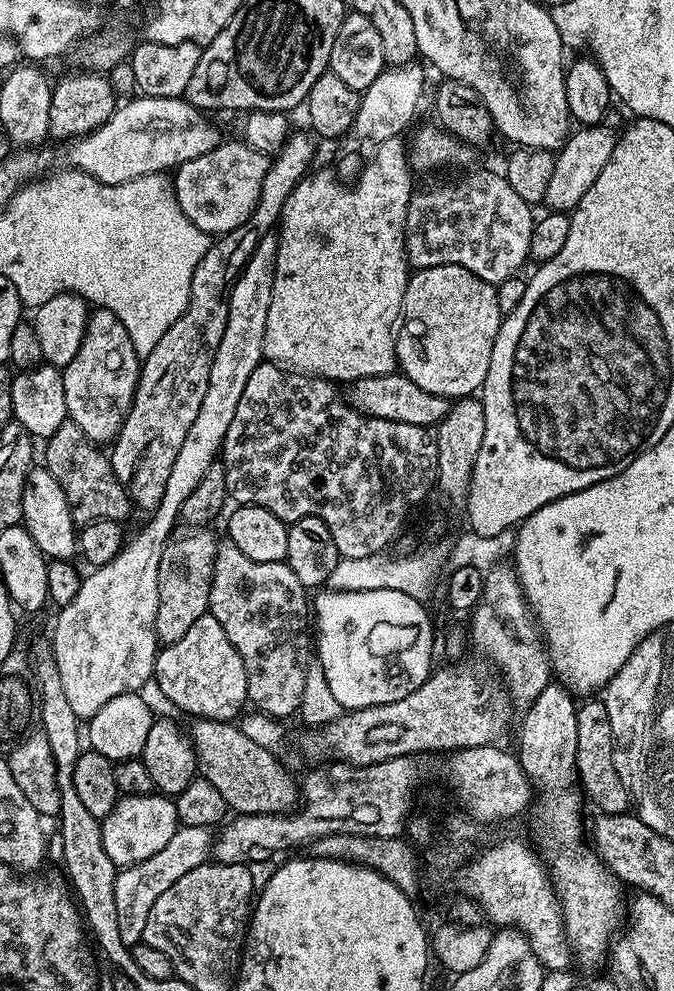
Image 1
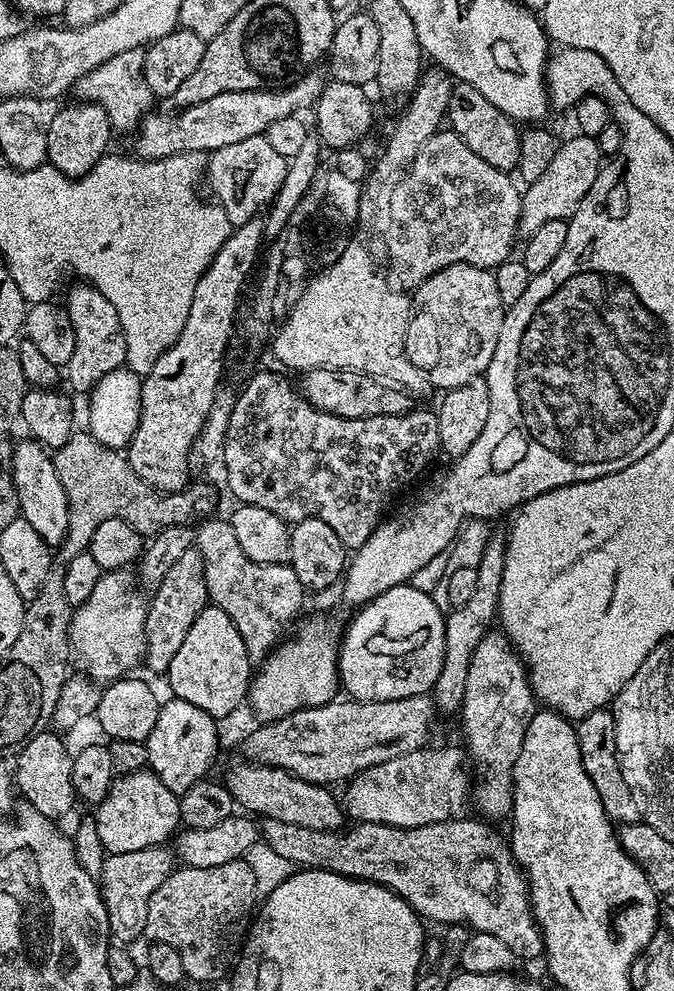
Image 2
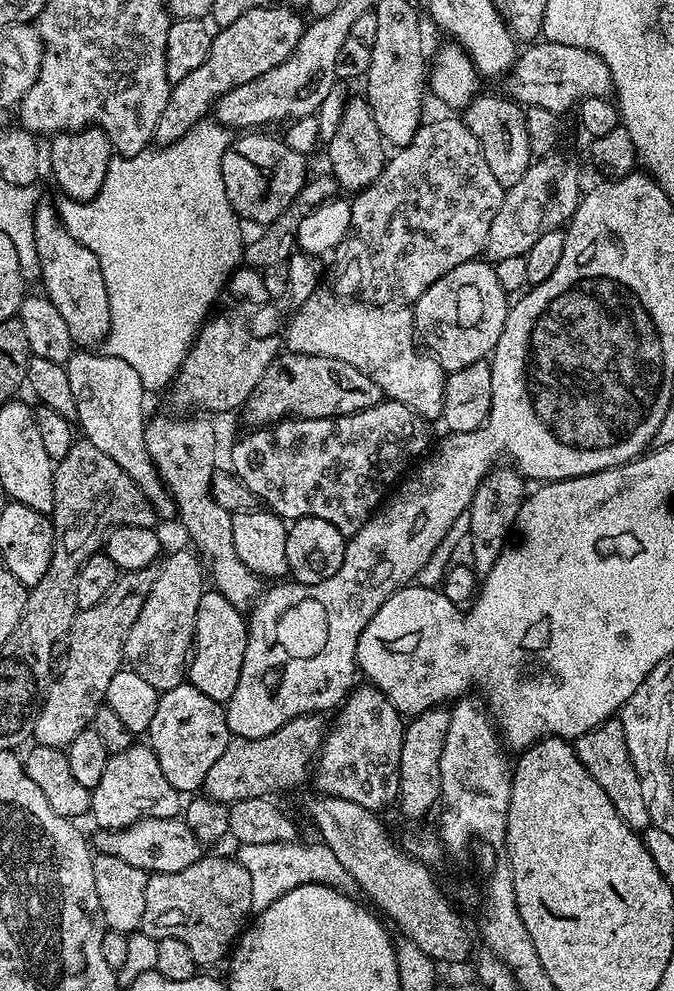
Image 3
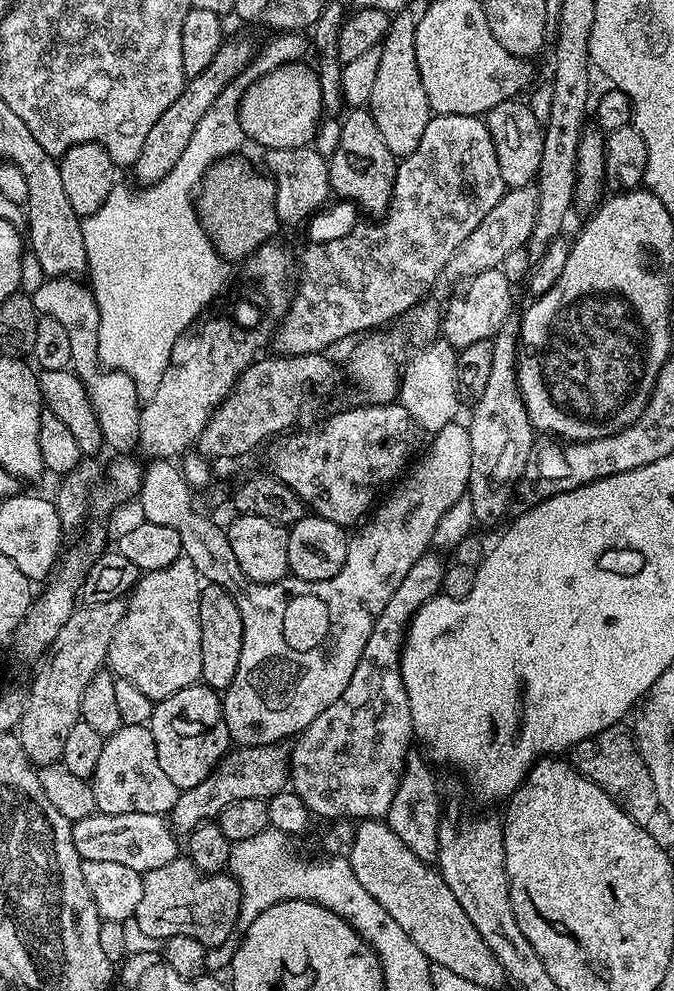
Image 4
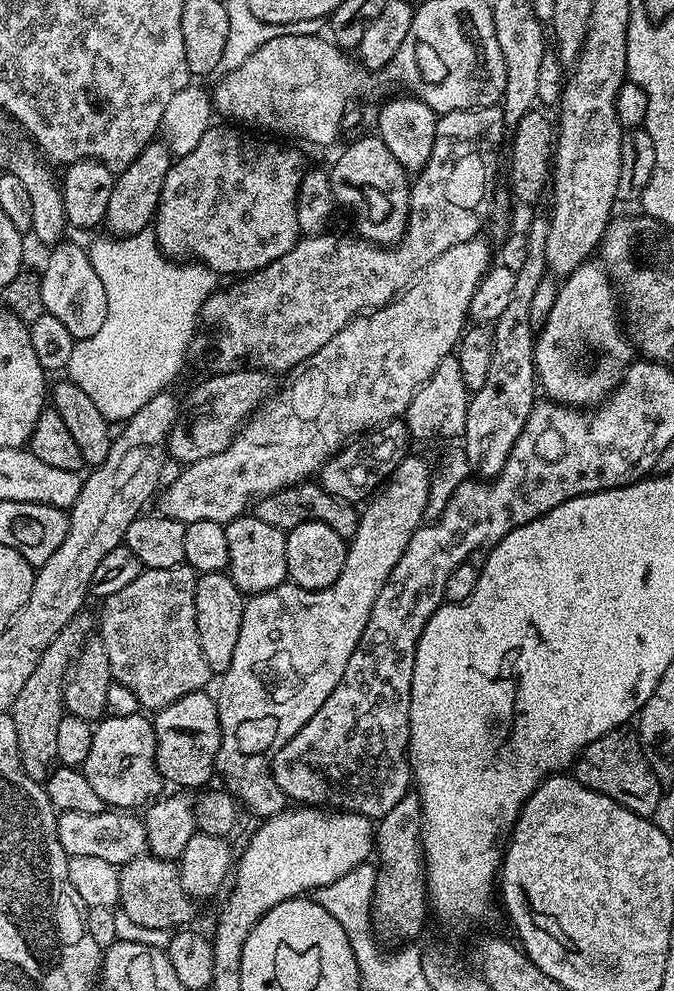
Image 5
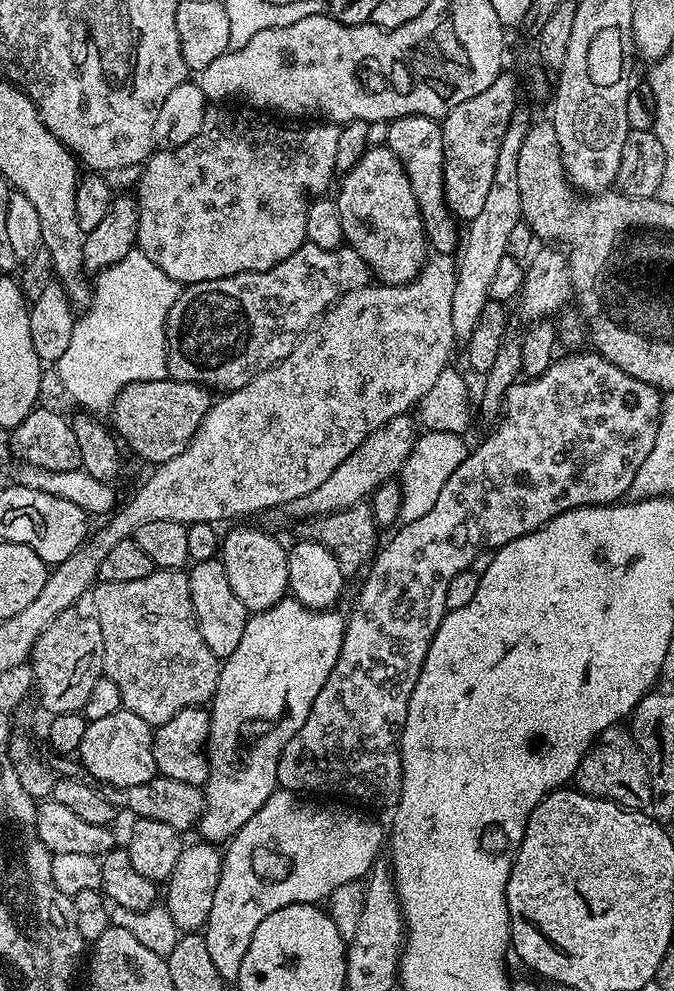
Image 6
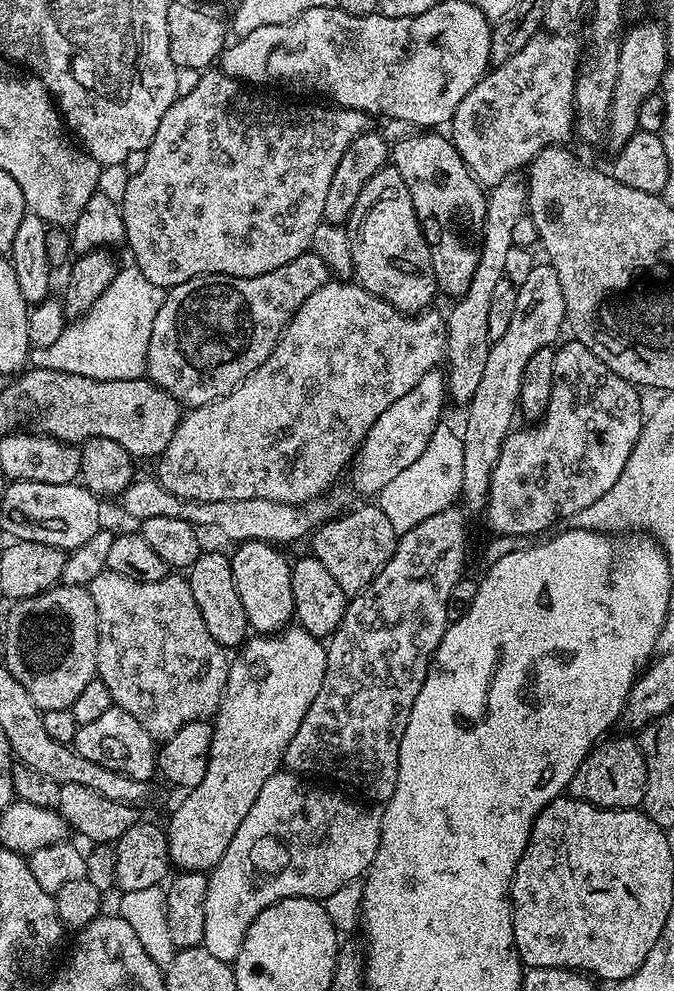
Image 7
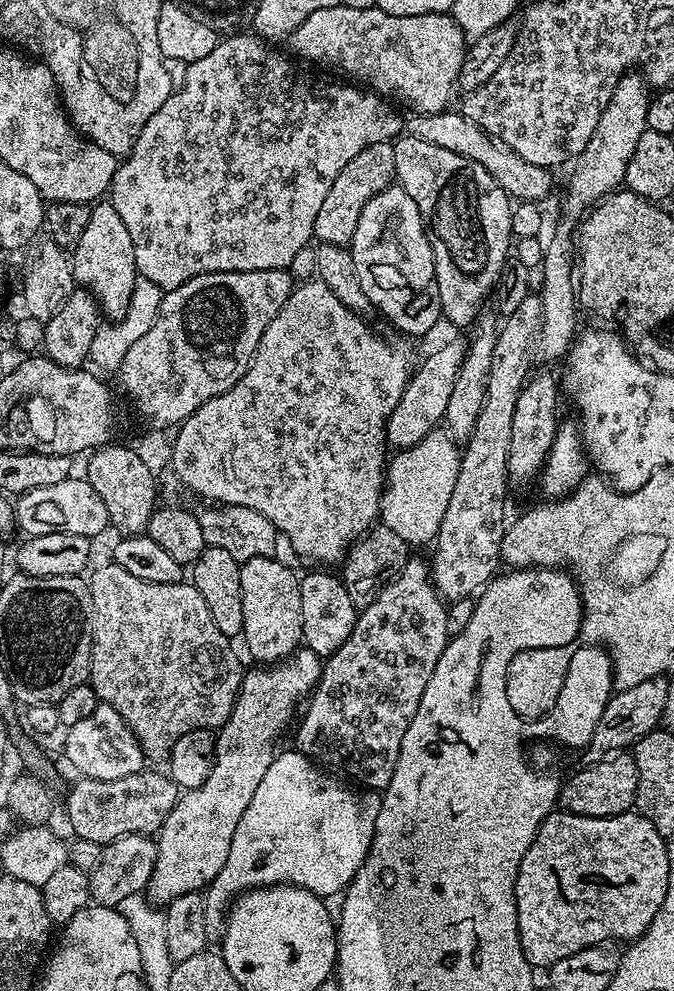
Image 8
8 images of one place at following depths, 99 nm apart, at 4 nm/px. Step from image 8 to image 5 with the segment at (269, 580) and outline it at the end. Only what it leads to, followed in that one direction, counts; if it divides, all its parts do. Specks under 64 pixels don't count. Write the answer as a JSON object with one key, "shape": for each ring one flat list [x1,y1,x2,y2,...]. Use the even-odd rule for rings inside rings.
{"shape":[[251,514,240,516,224,525,226,550,228,551,227,573,245,594,274,590,288,580,286,566,286,534,280,528,262,522]]}

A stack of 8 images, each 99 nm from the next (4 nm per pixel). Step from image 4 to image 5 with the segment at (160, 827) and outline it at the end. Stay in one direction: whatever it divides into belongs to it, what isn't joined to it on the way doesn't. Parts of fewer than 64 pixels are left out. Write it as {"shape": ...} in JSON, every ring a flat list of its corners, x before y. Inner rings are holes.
{"shape":[[105,810,98,814,61,812,56,818,58,842,67,856,103,858,114,865,125,864,148,852,143,819,128,810]]}

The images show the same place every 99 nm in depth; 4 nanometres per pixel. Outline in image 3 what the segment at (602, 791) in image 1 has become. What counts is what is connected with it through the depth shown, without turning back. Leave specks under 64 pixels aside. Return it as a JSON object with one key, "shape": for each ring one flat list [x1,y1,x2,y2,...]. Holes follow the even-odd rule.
{"shape":[[619,718,594,726,594,730,586,730,586,734,576,737,574,747,590,778,594,778,594,782,606,790,606,798,614,802,614,810,618,810,622,822,637,830,649,827,652,819,650,810,646,810,646,798,642,795,641,775,630,758,630,750,626,746,626,730]]}

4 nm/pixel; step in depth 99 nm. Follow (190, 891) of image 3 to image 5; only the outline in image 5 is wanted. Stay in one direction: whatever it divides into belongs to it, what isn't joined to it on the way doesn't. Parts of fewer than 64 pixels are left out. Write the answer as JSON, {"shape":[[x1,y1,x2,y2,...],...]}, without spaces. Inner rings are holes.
{"shape":[[151,854,134,858,119,865,120,902,118,908,125,912,135,925,180,930,192,920,197,905,193,897,182,890,180,869,171,860,158,860]]}

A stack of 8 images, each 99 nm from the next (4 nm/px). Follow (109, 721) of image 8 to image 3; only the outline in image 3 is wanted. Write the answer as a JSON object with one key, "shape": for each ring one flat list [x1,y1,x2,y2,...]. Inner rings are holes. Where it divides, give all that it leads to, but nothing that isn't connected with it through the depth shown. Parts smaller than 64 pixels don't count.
{"shape":[[133,742,126,750,111,753,106,762,106,770,102,773,102,782,91,789,91,819,96,819,96,828,125,828,146,818,179,817,182,812,182,796,166,782,166,774,162,774,162,766,158,766,158,758,151,747,144,742]]}

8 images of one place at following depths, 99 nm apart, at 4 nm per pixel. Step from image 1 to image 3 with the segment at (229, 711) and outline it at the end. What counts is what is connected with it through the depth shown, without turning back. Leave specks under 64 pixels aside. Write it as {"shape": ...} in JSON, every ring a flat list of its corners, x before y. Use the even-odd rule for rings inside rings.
{"shape":[[205,590,202,598,198,598,196,639,188,661,187,683,202,690,206,698,214,698,214,702,227,705,238,686,238,678,242,675,242,658,246,658,247,641,248,621,245,613,222,593]]}

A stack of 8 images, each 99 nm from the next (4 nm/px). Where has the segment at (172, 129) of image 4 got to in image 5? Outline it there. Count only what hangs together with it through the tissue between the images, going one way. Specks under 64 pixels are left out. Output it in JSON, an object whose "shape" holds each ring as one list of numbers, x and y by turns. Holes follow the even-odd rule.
{"shape":[[161,142,148,144,126,170,116,176,114,191,110,194,110,203,106,206,104,224,113,237,133,236,145,231,153,223,156,208,160,205,162,182,172,168,174,157,170,149]]}

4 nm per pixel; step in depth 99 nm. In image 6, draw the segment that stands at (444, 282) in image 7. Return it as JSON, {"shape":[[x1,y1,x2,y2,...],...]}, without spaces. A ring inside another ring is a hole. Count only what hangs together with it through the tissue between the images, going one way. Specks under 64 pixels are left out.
{"shape":[[403,116,393,120,389,126,389,138,386,143,387,148,392,151,402,162,406,174,410,178,410,186,414,190,414,198,418,202,420,217,424,223,424,235,431,251,436,254,452,254,458,248,458,232,456,236,457,217,453,216,447,200,444,199,444,143,442,134,444,133,441,121,431,116]]}

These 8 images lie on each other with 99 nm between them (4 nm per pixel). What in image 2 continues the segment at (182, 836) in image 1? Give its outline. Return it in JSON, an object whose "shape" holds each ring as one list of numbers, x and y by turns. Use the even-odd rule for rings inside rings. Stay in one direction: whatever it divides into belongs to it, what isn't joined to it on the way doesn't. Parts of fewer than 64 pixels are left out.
{"shape":[[157,846,134,850,130,854,105,855,104,865,98,873,100,896,104,899,108,915,108,930,111,939,120,946,132,946,136,939,144,936,146,910,150,898,162,882,174,871,174,856,167,847]]}

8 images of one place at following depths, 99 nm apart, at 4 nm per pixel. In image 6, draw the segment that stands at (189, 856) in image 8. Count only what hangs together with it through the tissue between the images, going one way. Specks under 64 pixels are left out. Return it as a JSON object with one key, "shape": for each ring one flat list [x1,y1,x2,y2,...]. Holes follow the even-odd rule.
{"shape":[[285,598,270,606,270,610,249,615,238,650,220,665,218,686,210,701,208,783,203,785,204,813,198,825,201,841,231,840,250,818,254,818,254,814,258,814,258,810,262,810,266,798,277,791,278,758,286,742,302,730,314,706,314,698,318,698,318,690,326,686,326,678,330,678,330,670,334,670,334,662,338,662,346,623,345,617,338,613,308,608,302,602]]}

